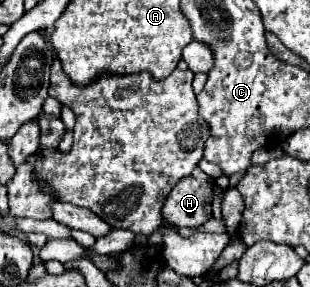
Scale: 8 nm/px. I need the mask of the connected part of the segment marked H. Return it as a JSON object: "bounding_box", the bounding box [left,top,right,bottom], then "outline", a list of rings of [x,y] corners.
{"bounding_box":[162,169,212,229],"outline":[[[194,169],[168,193],[162,207],[162,219],[176,227],[190,229],[198,229],[200,225],[204,225],[210,219],[208,215],[212,211],[212,185],[212,177],[208,177],[200,169]]]}

